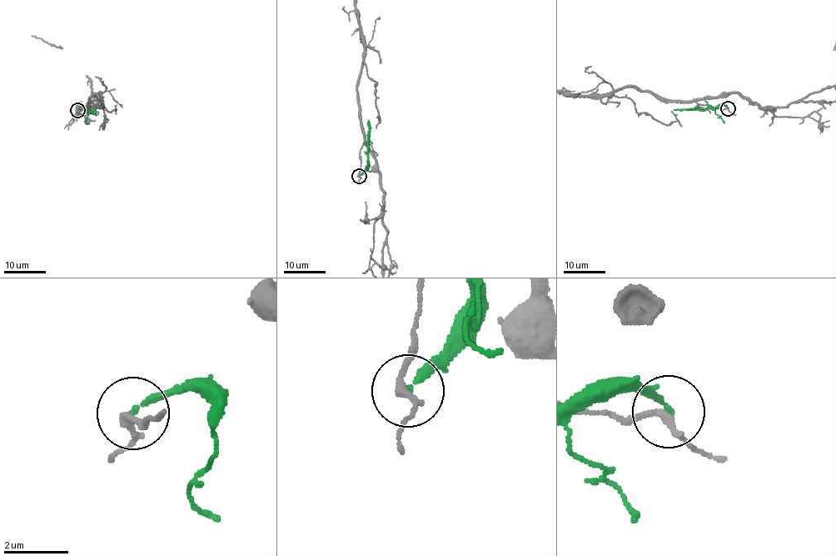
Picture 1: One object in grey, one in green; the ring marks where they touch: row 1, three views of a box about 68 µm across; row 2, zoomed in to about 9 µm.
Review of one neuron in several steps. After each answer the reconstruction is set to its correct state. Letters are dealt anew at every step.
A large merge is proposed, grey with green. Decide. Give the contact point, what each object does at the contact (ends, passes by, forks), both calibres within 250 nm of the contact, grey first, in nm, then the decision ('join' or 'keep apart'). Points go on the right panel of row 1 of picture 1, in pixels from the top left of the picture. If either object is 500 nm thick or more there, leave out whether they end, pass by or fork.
(728, 108) | grey passes by | green ends | 200/180 nm | keep apart

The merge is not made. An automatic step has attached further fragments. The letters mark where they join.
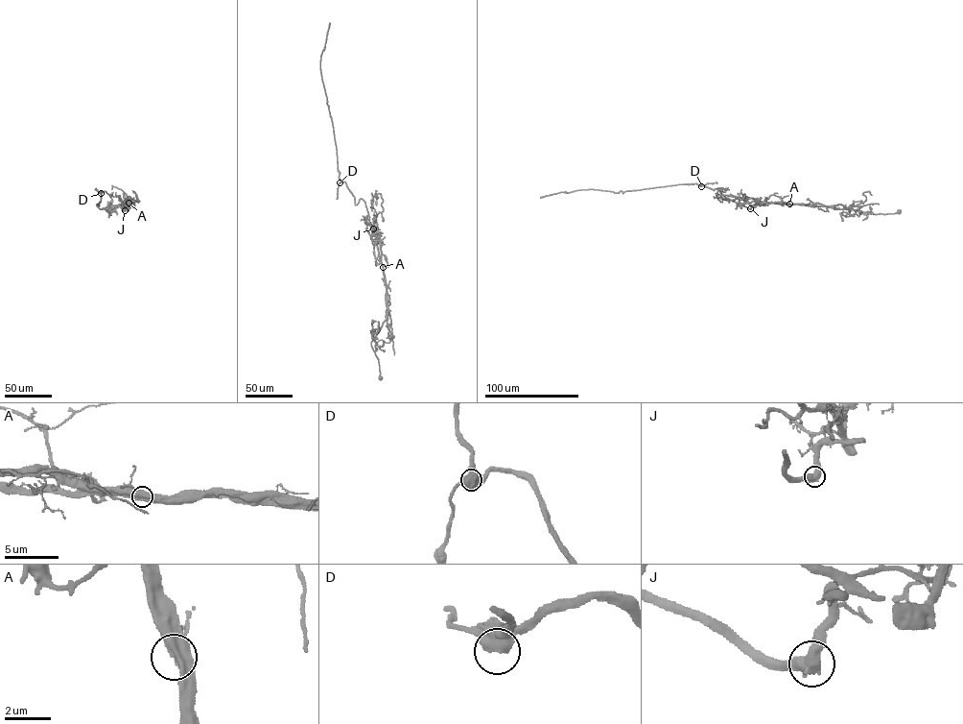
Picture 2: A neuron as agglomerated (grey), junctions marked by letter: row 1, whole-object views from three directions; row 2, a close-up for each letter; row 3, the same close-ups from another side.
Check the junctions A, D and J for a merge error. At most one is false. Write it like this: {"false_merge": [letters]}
{"false_merge": ["A"]}

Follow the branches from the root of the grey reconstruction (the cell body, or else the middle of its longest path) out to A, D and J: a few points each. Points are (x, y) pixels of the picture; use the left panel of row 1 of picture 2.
A: (110, 204), (110, 207), (129, 203)
D: (110, 204), (110, 207), (130, 204), (123, 210), (119, 197), (101, 193)
J: (110, 204), (110, 207), (128, 205), (129, 201), (130, 204), (125, 210)

